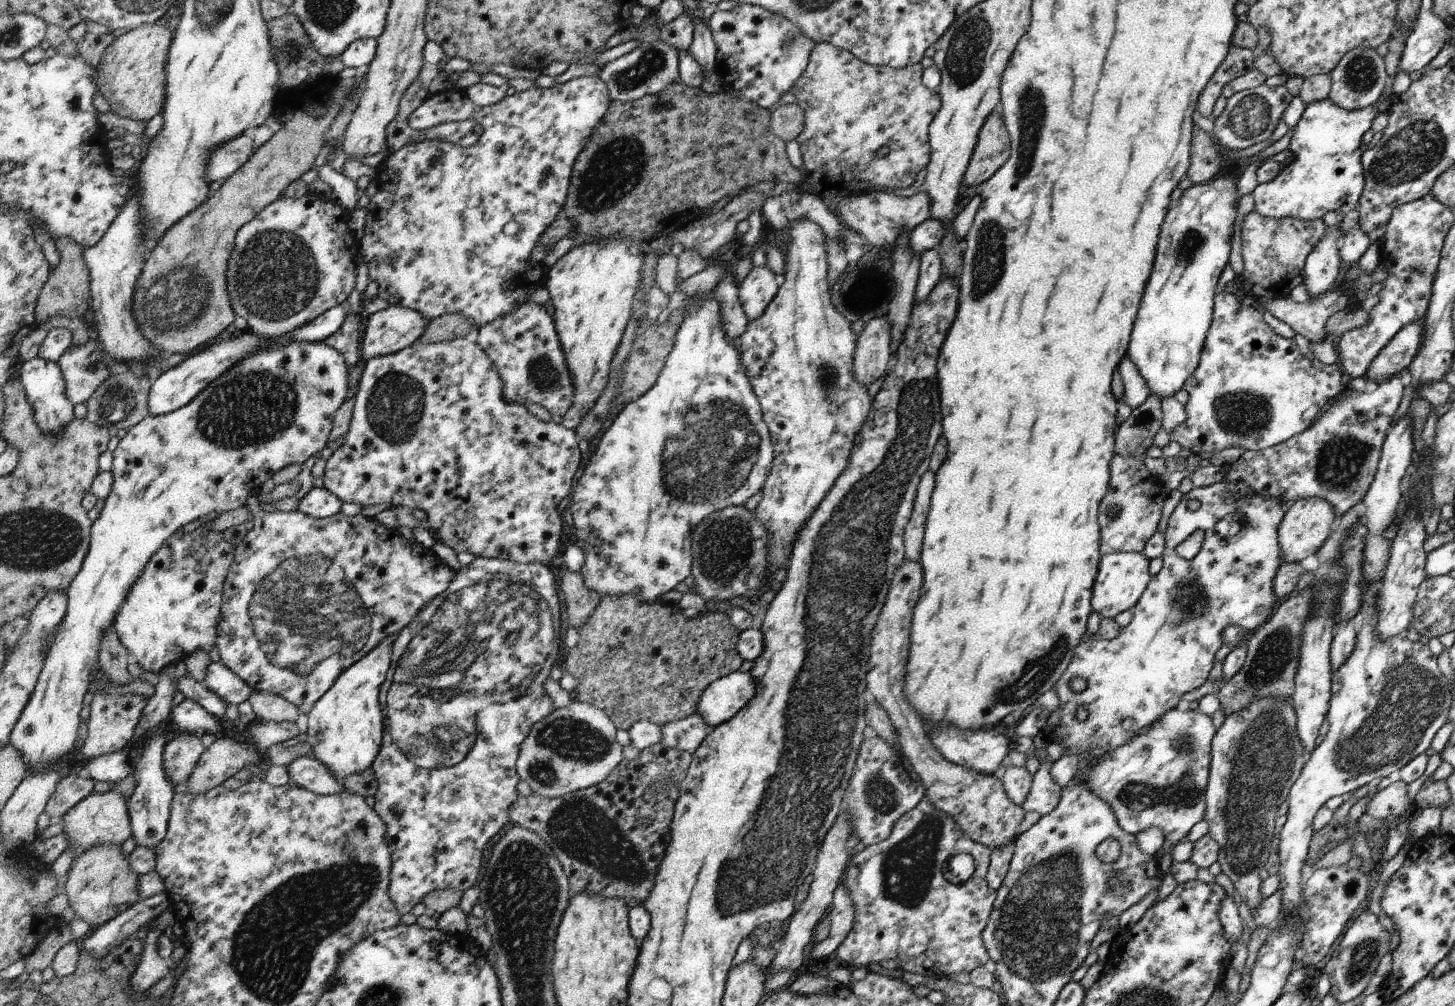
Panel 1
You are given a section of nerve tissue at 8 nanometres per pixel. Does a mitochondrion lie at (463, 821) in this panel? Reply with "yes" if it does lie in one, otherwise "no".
no

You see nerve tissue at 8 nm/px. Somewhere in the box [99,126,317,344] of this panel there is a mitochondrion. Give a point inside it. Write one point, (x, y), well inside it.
(177, 297)

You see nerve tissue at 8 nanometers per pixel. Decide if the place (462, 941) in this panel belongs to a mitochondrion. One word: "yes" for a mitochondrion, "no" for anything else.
no

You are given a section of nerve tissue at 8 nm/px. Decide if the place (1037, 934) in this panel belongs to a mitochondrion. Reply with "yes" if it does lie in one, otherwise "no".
yes

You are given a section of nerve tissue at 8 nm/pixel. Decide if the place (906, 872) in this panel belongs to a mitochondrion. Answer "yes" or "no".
yes

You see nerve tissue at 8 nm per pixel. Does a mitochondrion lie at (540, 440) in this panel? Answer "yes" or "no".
no

